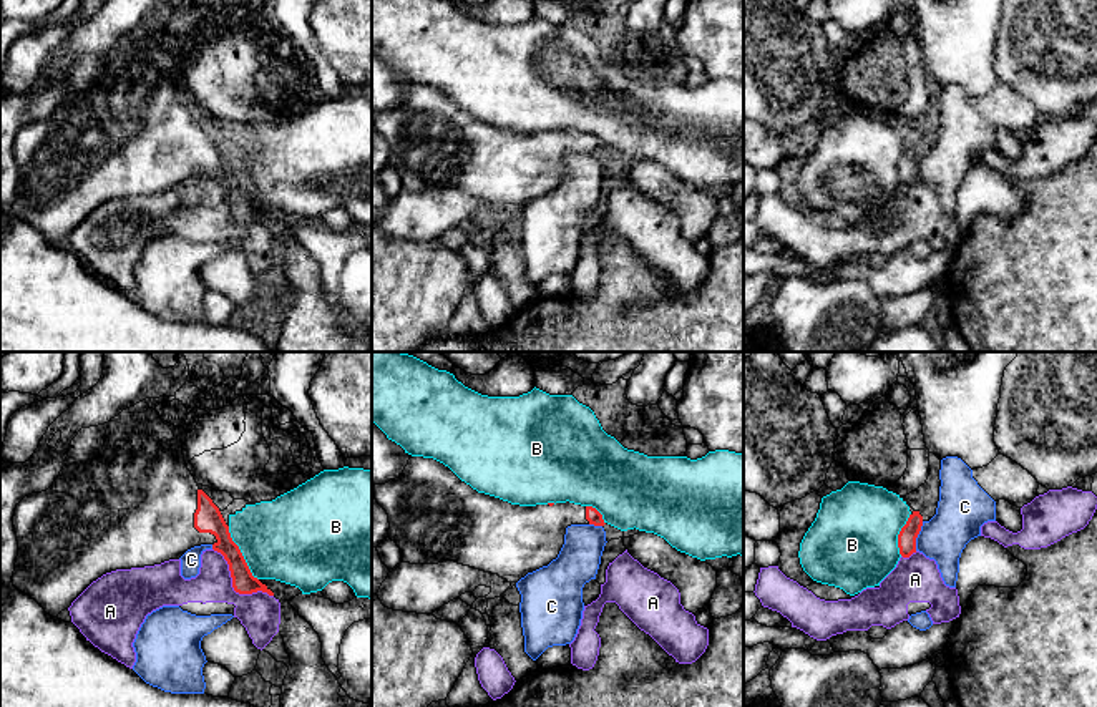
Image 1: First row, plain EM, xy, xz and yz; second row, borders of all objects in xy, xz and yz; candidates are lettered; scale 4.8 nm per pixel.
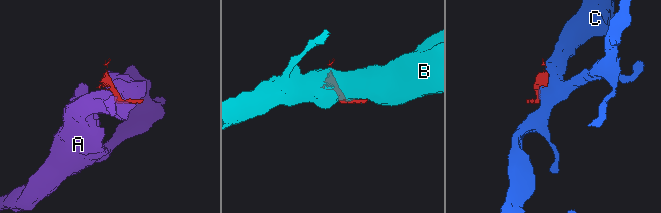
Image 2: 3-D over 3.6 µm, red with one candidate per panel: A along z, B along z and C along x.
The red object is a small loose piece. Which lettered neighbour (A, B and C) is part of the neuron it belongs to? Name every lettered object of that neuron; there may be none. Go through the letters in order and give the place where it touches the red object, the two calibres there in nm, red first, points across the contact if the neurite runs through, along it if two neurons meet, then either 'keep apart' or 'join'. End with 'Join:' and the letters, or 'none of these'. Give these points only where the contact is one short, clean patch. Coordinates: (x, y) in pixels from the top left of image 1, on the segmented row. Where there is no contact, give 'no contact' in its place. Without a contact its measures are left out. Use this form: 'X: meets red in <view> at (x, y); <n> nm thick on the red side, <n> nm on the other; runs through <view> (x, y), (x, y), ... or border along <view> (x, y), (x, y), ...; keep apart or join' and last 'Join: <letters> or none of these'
A: meets red in xy at (233, 586); 110 nm thick on the red side, 200 nm on the other; keep apart
B: meets red in xy at (241, 553); 140 nm thick on the red side, 420 nm on the other; keep apart
C: meets red in yz at (916, 536); 100 nm thick on the red side, 240 nm on the other; border along yz (923, 521), (915, 550); keep apart
Join: none of these

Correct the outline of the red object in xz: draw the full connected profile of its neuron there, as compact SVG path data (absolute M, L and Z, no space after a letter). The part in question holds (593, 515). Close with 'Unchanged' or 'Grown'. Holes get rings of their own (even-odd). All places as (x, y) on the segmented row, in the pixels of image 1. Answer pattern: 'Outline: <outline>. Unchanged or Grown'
Outline: M410 456L400 478L375 485L375 500L388 514L388 538L400 548L403 563L455 561L498 574L508 583L518 583L528 573L556 559L568 526L606 524L602 514L592 506L569 501L519 506L478 493L443 463L423 456Z. Grown

